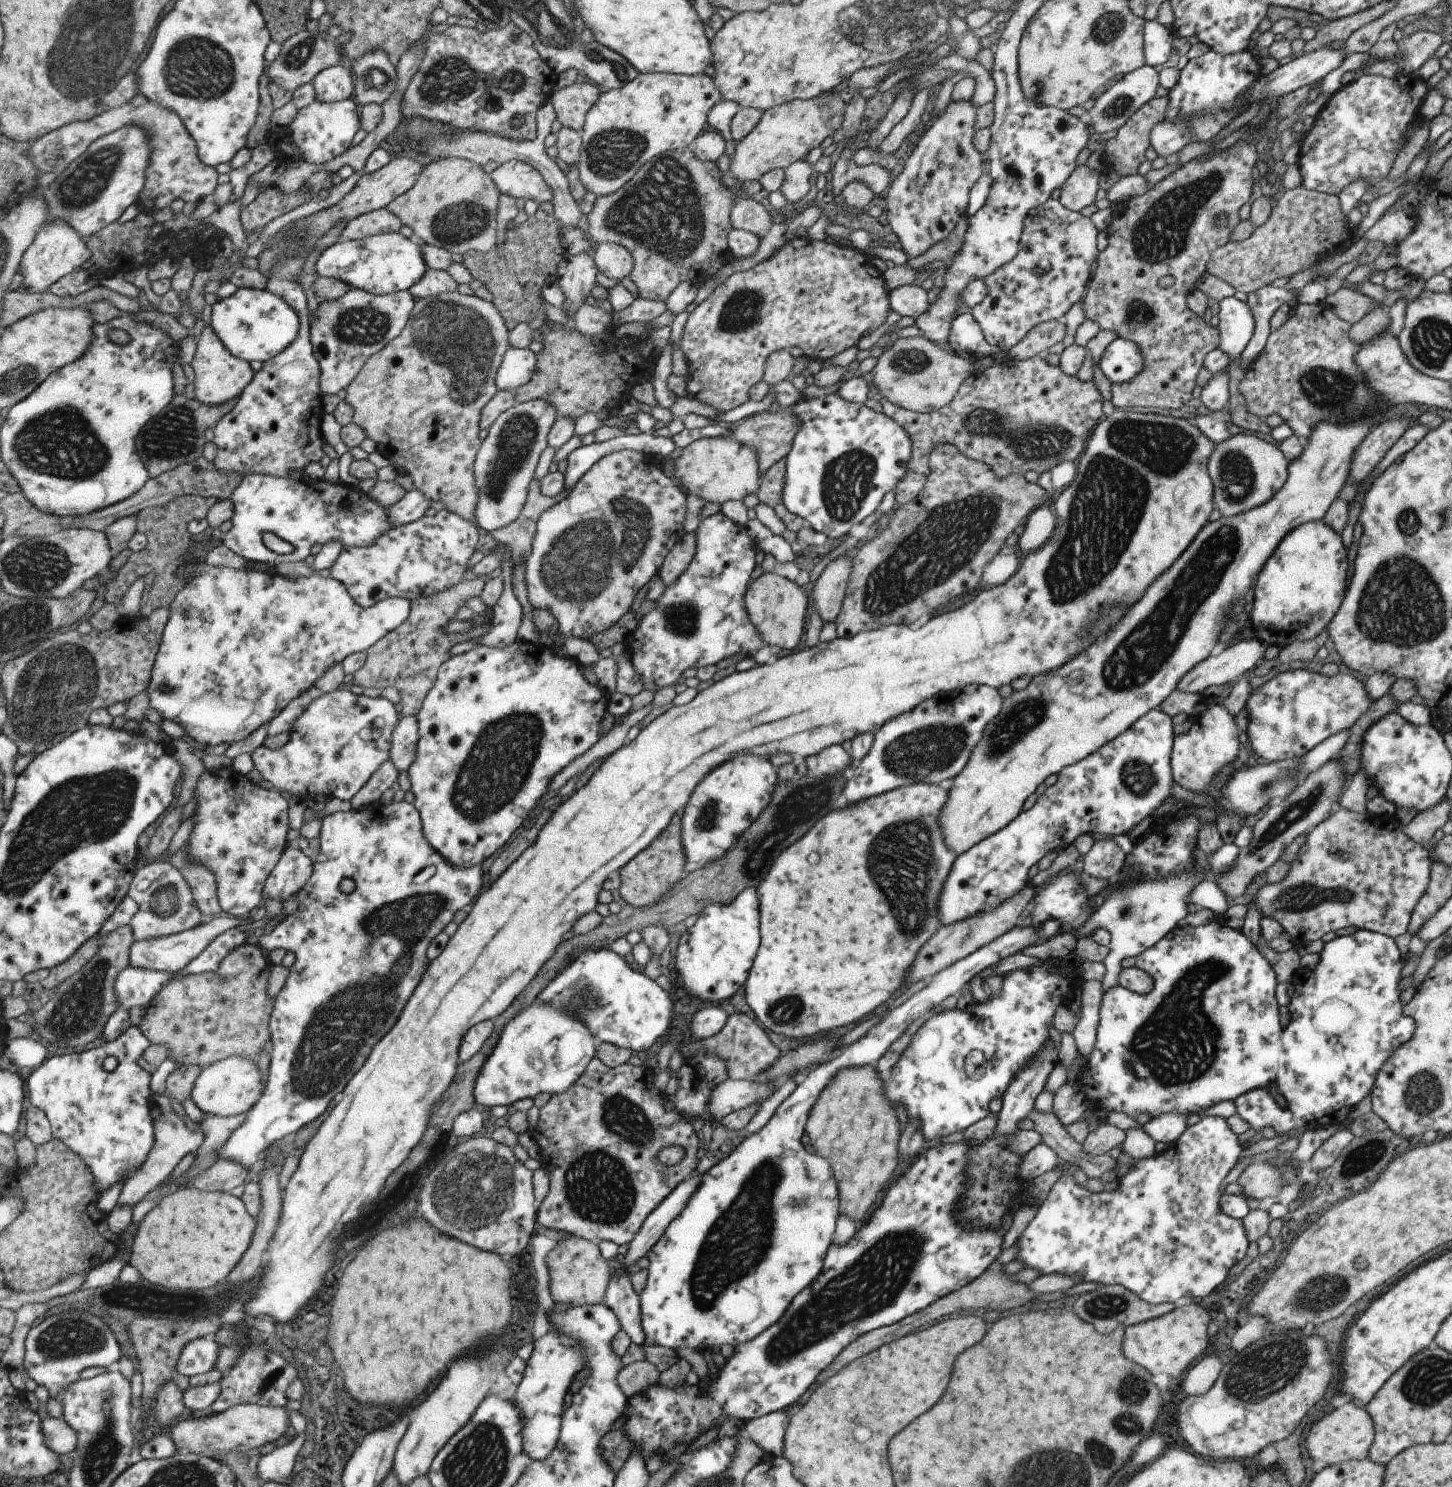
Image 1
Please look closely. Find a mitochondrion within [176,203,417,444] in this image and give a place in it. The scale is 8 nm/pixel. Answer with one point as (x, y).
(363, 326)

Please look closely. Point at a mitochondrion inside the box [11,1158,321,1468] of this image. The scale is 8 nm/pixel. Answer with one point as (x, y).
(72, 1337)

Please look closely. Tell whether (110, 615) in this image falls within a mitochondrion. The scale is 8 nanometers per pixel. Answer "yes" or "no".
no

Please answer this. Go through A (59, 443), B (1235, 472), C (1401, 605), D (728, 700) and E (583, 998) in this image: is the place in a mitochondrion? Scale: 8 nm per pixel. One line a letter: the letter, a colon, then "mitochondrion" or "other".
A: mitochondrion
B: mitochondrion
C: mitochondrion
D: other
E: mitochondrion

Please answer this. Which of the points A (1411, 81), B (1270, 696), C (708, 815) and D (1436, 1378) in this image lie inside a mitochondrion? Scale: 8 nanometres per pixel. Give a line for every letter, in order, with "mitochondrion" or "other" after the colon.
A: other
B: other
C: mitochondrion
D: mitochondrion

